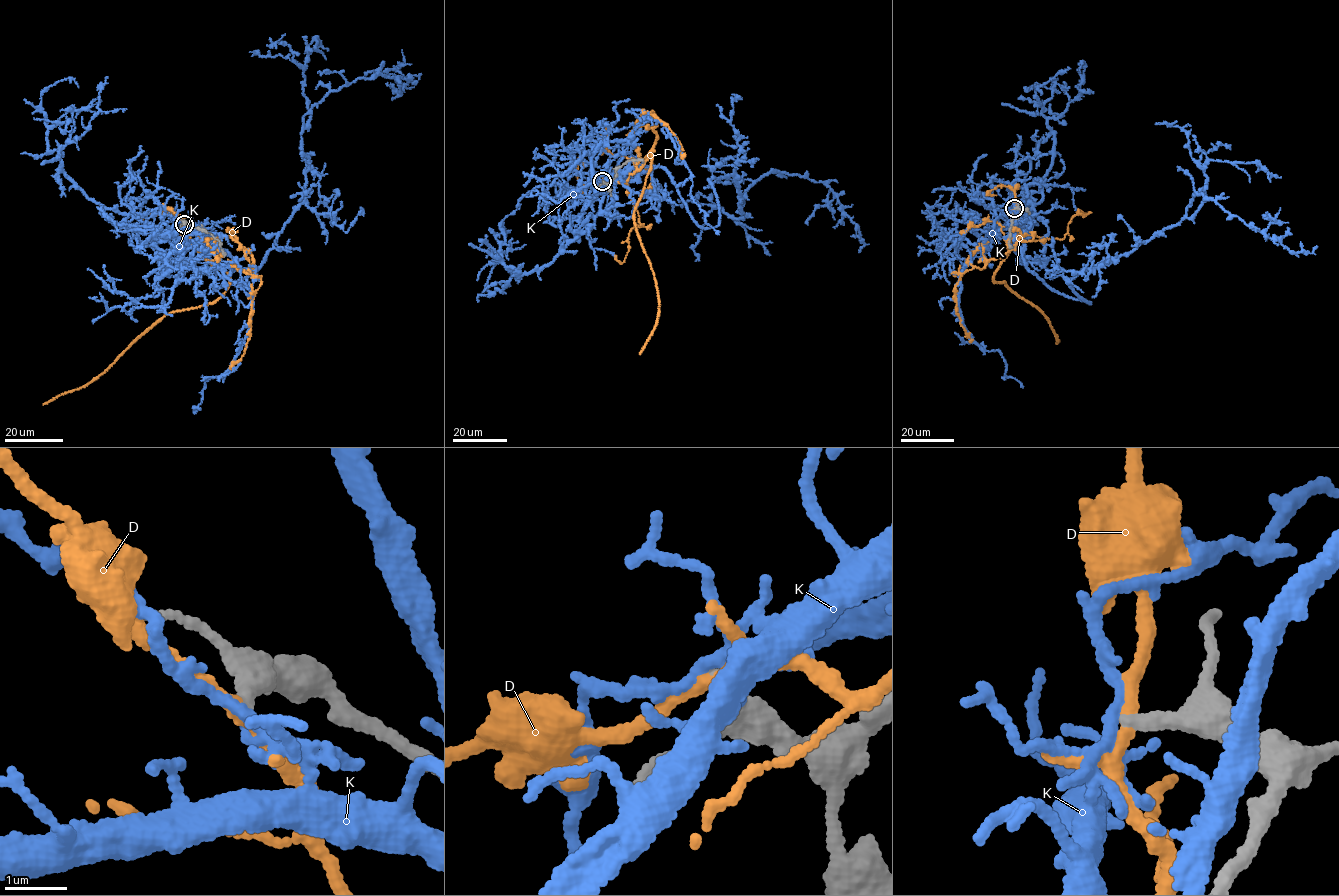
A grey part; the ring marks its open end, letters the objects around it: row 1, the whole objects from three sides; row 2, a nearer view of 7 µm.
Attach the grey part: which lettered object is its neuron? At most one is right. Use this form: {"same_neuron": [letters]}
{"same_neuron": []}

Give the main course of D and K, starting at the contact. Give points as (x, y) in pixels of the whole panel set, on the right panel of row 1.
D: (1015, 208), (1017, 233), (993, 278), (995, 282), (1004, 281), (1043, 314), (1058, 340), (1056, 344)
K: (1014, 208), (1011, 228), (1026, 267), (1090, 304), (1068, 281), (1175, 224), (1193, 194), (1290, 251), (1316, 246)

